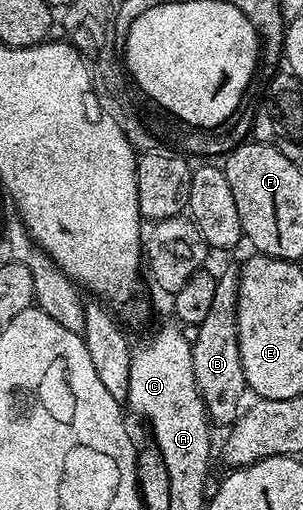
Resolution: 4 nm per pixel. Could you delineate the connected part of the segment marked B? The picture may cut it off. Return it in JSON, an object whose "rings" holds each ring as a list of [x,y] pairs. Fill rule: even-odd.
{"rings":[[[234,266],[224,270],[216,279],[215,298],[207,318],[195,328],[191,340],[192,368],[194,379],[201,391],[202,399],[209,416],[215,424],[233,424],[242,409],[242,397],[247,387],[244,379],[243,364],[240,363],[238,333],[238,274]],[[242,401],[242,402],[241,402]]]}

